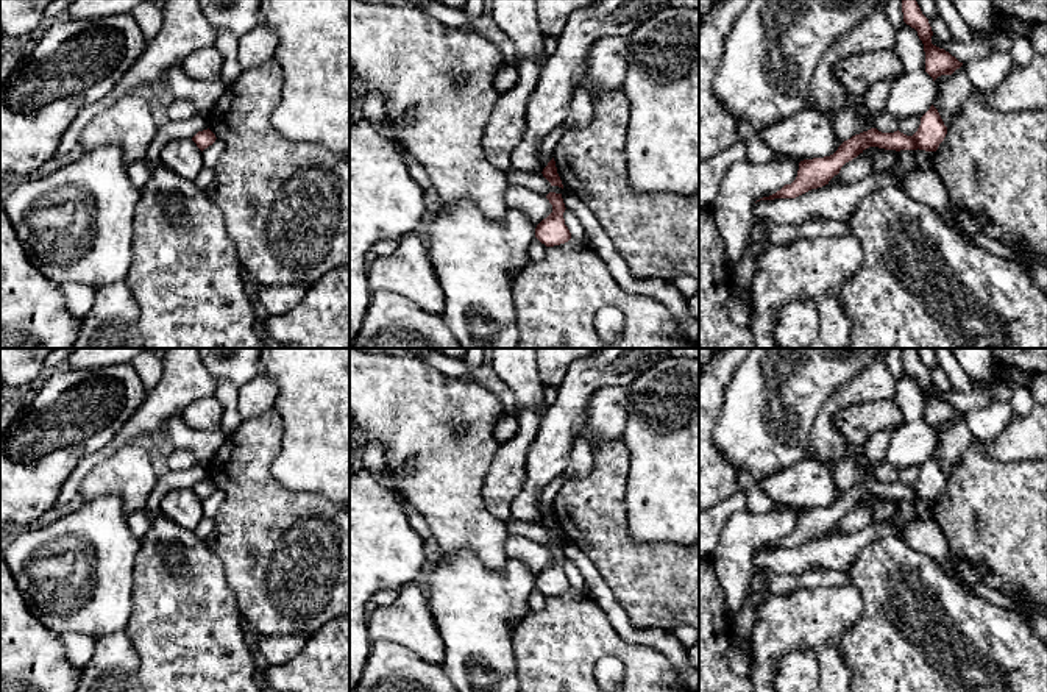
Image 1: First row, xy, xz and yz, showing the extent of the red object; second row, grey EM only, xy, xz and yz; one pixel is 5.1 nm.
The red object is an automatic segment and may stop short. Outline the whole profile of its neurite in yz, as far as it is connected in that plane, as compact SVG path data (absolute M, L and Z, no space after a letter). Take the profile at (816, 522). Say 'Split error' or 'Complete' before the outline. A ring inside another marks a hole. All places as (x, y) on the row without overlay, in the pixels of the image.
Complete. M932 455L921 467L921 475L913 486L907 486L899 480L894 483L882 483L871 478L844 490L838 500L824 508L804 509L799 512L797 526L791 534L785 534L780 540L760 550L796 548L811 539L822 537L839 523L841 517L857 508L869 497L885 500L925 500L936 501L947 484L938 459Z

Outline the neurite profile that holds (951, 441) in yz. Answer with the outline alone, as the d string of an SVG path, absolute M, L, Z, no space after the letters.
M964 414L952 425L941 425L935 430L933 456L947 478L956 465L960 455L971 445L972 437Z

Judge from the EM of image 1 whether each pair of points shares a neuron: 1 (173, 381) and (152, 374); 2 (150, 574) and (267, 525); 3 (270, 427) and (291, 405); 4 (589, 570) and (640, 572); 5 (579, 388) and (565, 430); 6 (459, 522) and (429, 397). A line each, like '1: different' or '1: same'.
1: different
2: different
3: different
4: different
5: same
6: same

